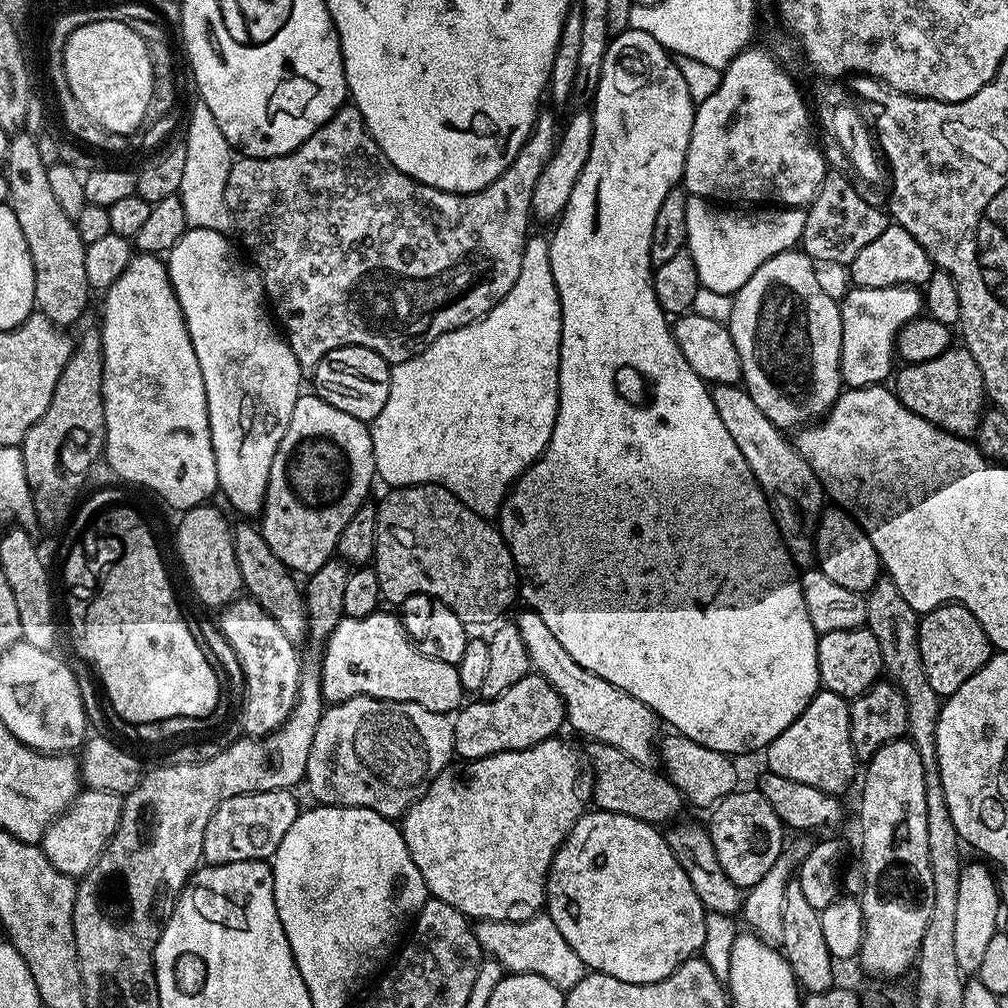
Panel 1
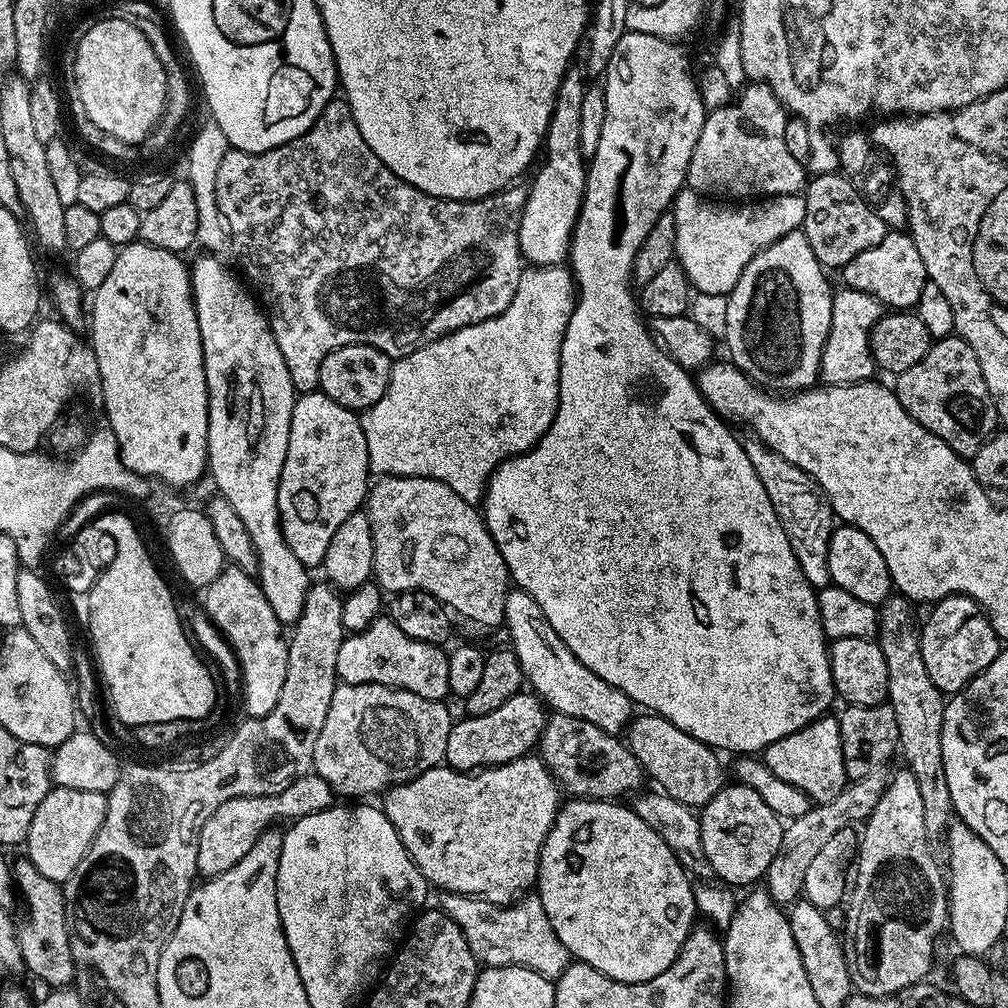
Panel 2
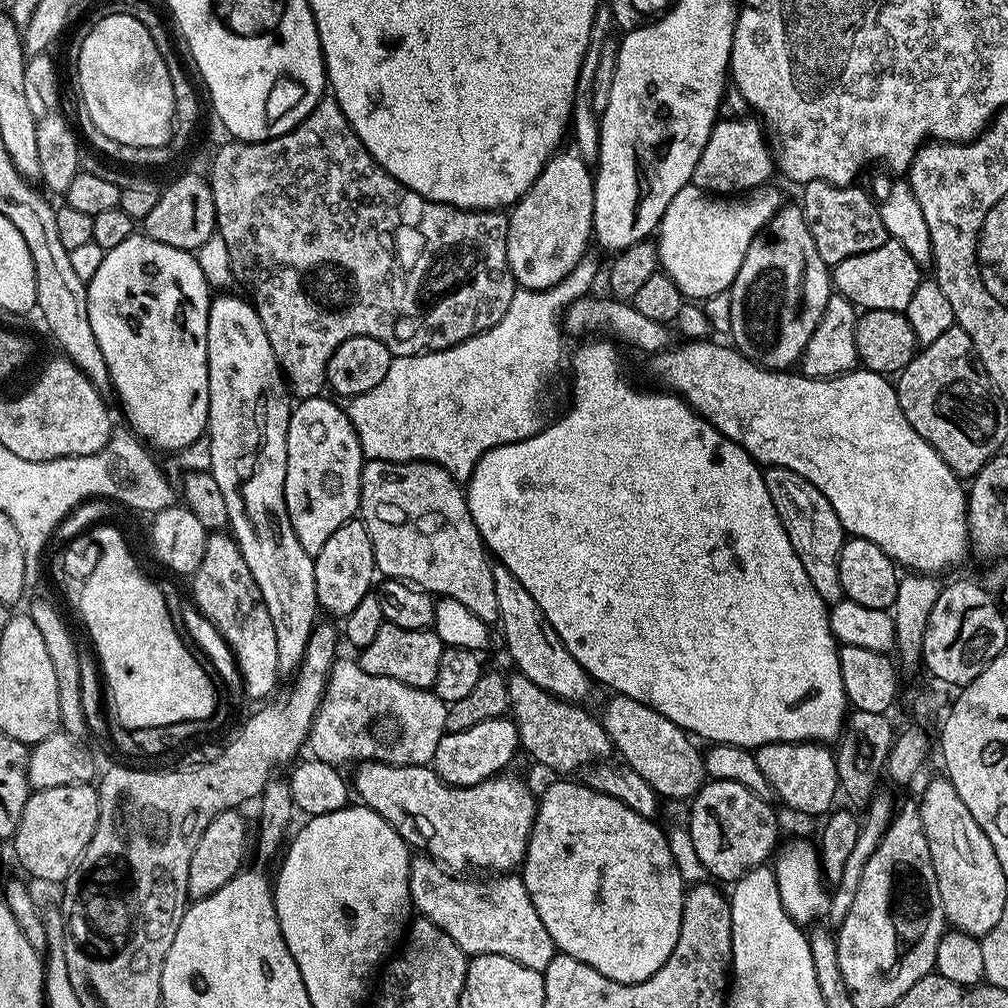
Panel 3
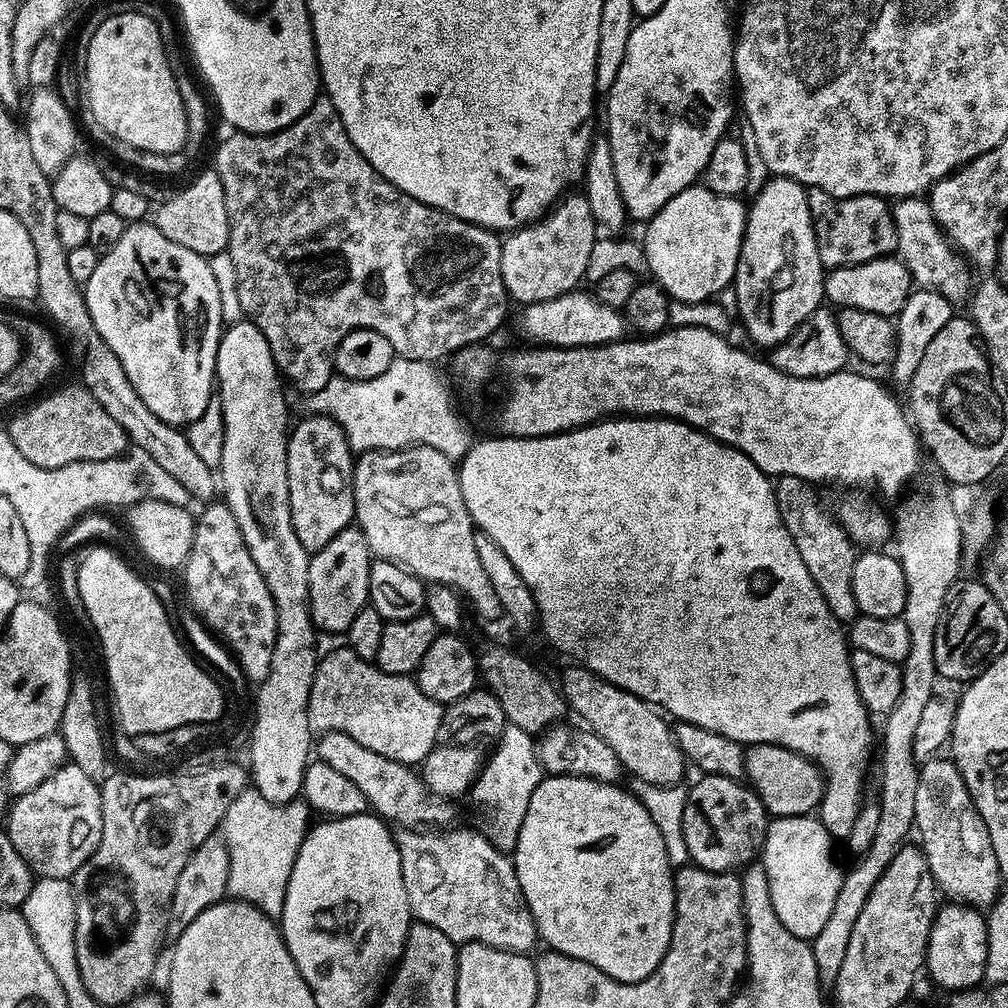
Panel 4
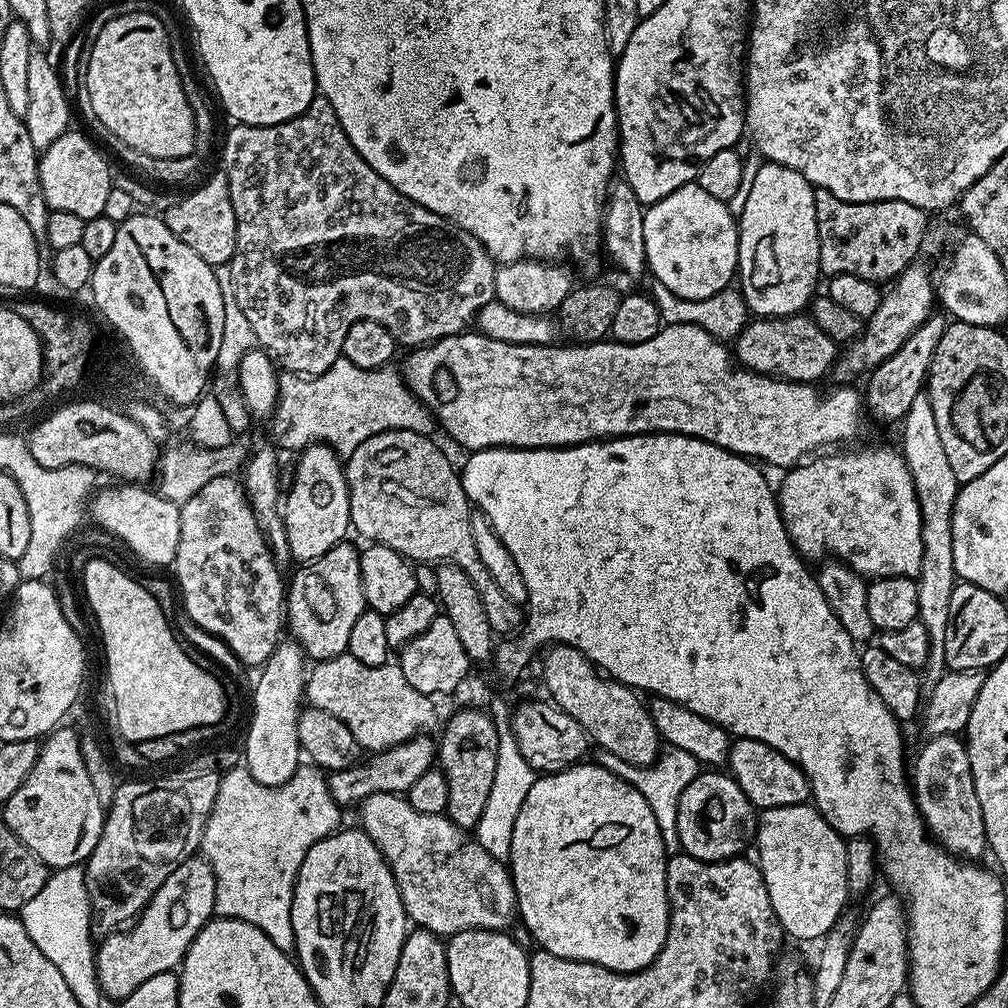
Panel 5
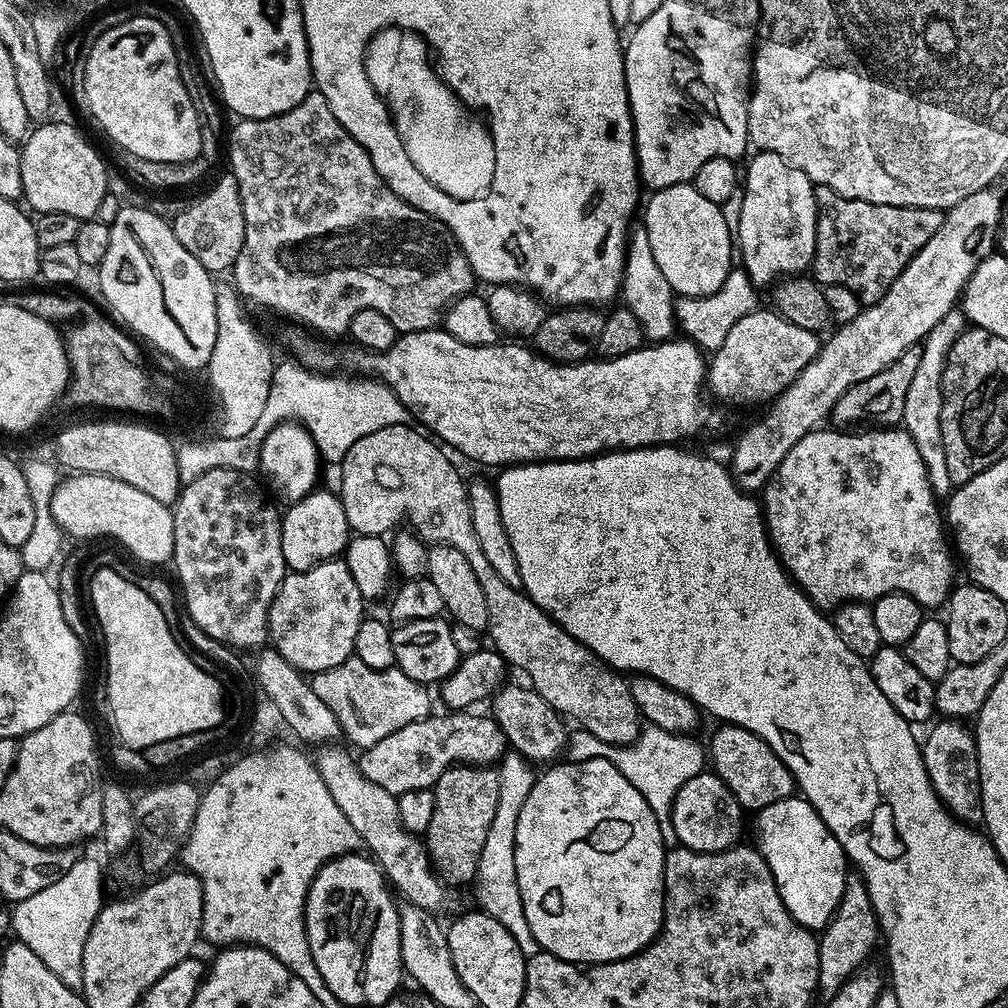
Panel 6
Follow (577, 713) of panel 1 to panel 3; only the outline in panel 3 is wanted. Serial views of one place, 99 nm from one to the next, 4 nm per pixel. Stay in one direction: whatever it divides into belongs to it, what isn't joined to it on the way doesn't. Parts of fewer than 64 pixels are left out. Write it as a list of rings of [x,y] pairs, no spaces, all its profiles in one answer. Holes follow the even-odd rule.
[[[499,562],[493,563],[494,574],[494,598],[498,598],[498,628],[504,631],[504,644],[508,647],[508,656],[516,663],[515,671],[521,676],[530,678],[534,686],[540,686],[551,696],[557,696],[559,700],[584,702],[584,699],[594,689],[594,681],[582,665],[566,650],[562,638],[546,622],[546,614],[530,598],[530,590],[506,570],[506,566]]]

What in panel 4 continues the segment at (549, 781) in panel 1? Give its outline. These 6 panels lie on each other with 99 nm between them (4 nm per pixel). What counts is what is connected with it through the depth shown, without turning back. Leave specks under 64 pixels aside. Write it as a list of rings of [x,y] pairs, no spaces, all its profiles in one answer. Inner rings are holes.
[[[323,733],[315,741],[314,752],[318,759],[326,762],[326,766],[338,770],[338,774],[345,778],[350,778],[350,782],[354,782],[354,786],[362,790],[369,809],[379,816],[381,821],[391,822],[400,828],[415,829],[421,826],[448,826],[455,821],[452,820],[456,816],[455,803],[433,796],[409,765],[400,764],[382,754],[374,754],[374,750],[366,750],[366,746],[362,746],[362,742],[354,742],[350,734]]]

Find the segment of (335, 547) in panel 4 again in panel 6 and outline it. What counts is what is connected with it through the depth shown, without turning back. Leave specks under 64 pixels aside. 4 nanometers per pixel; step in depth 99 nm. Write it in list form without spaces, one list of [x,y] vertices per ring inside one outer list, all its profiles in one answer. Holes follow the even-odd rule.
[[[347,559],[323,560],[318,566],[305,572],[289,571],[268,611],[271,647],[275,648],[278,654],[282,654],[282,658],[286,658],[286,662],[294,665],[299,672],[315,674],[330,670],[353,655],[354,637],[358,634],[358,626],[366,618],[364,608],[366,601],[362,594],[358,594],[358,585],[354,582],[354,574],[350,574]]]

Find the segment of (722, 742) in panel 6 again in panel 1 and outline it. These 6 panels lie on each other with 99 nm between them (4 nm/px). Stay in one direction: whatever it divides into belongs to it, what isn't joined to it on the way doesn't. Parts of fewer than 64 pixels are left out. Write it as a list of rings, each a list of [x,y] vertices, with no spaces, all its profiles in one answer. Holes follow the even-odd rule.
[[[827,690],[817,692],[800,717],[790,722],[790,726],[768,745],[767,771],[792,783],[805,783],[829,796],[843,794],[851,786],[852,779],[858,776],[858,757],[850,738],[848,705],[849,701],[838,694]]]

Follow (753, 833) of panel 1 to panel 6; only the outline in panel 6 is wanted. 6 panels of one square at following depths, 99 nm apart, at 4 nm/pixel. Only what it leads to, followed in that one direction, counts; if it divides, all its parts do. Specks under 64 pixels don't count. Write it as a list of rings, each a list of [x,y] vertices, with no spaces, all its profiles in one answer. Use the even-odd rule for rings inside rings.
[[[711,770],[697,771],[696,776],[678,790],[672,807],[672,825],[677,841],[695,852],[721,852],[733,847],[741,839],[744,816],[745,809],[741,808],[734,794],[730,794],[726,782]]]

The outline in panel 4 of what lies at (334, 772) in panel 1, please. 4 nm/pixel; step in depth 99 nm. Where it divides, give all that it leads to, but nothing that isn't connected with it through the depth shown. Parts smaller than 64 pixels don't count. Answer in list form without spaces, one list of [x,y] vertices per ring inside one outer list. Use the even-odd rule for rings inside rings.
[[[341,646],[333,652],[328,652],[319,657],[316,672],[312,675],[312,685],[308,695],[308,725],[313,733],[341,732],[350,734],[354,742],[362,742],[366,750],[374,750],[374,754],[382,754],[400,764],[409,766],[419,765],[420,761],[430,754],[438,741],[438,726],[442,722],[444,708],[434,698],[426,698],[417,686],[412,676],[395,676],[386,674],[375,663],[358,658],[351,648]]]

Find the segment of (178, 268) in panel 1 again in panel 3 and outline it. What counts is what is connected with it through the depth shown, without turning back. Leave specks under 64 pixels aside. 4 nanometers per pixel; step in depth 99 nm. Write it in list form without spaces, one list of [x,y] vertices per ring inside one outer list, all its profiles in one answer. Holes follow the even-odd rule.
[[[220,294],[215,297],[210,306],[208,319],[208,427],[206,437],[210,444],[211,473],[214,482],[218,482],[222,494],[226,497],[228,511],[228,528],[236,538],[236,545],[242,550],[242,558],[246,566],[250,566],[250,574],[254,574],[254,582],[258,582],[258,590],[262,594],[262,602],[266,602],[266,610],[270,610],[270,622],[274,622],[274,638],[278,638],[278,666],[281,673],[292,674],[299,668],[302,658],[306,654],[306,642],[310,642],[310,634],[317,623],[318,605],[316,602],[316,587],[314,586],[314,557],[302,550],[302,542],[298,542],[298,534],[294,534],[294,526],[290,526],[290,514],[286,510],[284,487],[286,486],[286,434],[288,433],[288,419],[293,410],[290,401],[290,389],[276,361],[274,350],[270,346],[270,338],[266,338],[266,330],[258,318],[255,307],[247,299],[240,296]]]

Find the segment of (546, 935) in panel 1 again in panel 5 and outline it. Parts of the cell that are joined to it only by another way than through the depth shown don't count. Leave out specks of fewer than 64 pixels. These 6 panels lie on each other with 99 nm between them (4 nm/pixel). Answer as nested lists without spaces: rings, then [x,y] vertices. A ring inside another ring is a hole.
[[[375,792],[370,794],[370,798],[366,798],[360,805],[358,805],[358,812],[360,812],[359,827],[365,832],[370,840],[378,846],[378,850],[384,856],[384,863],[390,866],[390,870],[394,874],[394,886],[400,891],[402,898],[402,906],[404,912],[407,914],[409,921],[415,927],[425,928],[433,932],[435,936],[441,938],[451,938],[465,932],[466,930],[494,930],[499,932],[501,930],[511,929],[512,919],[517,919],[518,913],[516,910],[516,891],[514,890],[514,882],[512,881],[512,873],[509,865],[503,860],[494,858],[482,848],[482,846],[471,835],[466,834],[465,829],[460,828],[457,824],[448,819],[444,814],[422,814],[418,810],[414,810],[414,806],[410,806],[410,802],[403,795],[394,792]]]

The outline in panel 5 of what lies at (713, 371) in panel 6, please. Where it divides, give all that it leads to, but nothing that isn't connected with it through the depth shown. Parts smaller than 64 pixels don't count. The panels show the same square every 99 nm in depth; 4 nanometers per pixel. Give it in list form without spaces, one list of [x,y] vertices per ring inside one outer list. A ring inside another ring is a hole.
[[[808,314],[753,319],[745,325],[734,346],[735,359],[749,372],[763,372],[765,376],[793,382],[816,382],[831,370],[838,351],[836,341]]]

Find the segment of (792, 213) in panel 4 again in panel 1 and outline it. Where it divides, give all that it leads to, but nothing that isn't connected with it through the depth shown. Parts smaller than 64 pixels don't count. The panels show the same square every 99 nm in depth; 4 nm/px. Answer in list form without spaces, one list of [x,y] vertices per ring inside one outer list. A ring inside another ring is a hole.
[[[802,250],[783,252],[770,262],[762,262],[750,282],[738,290],[727,322],[730,338],[738,346],[742,362],[742,387],[754,398],[758,410],[781,430],[799,429],[828,415],[840,397],[840,355],[842,354],[842,318],[837,297],[832,297],[816,277],[817,265]]]

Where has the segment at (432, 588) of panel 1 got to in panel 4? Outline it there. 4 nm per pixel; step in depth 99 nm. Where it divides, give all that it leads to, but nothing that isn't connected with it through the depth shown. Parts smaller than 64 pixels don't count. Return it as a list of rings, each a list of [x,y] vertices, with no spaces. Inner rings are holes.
[[[421,444],[415,448],[399,448],[397,452],[359,453],[352,470],[352,493],[356,507],[355,523],[375,559],[394,562],[394,566],[402,566],[402,570],[428,584],[445,584],[459,593],[468,604],[472,603],[484,620],[496,620],[504,616],[502,602],[498,602],[498,594],[494,594],[490,577],[482,570],[482,562],[474,550],[477,529],[462,498],[457,465],[449,456]]]

